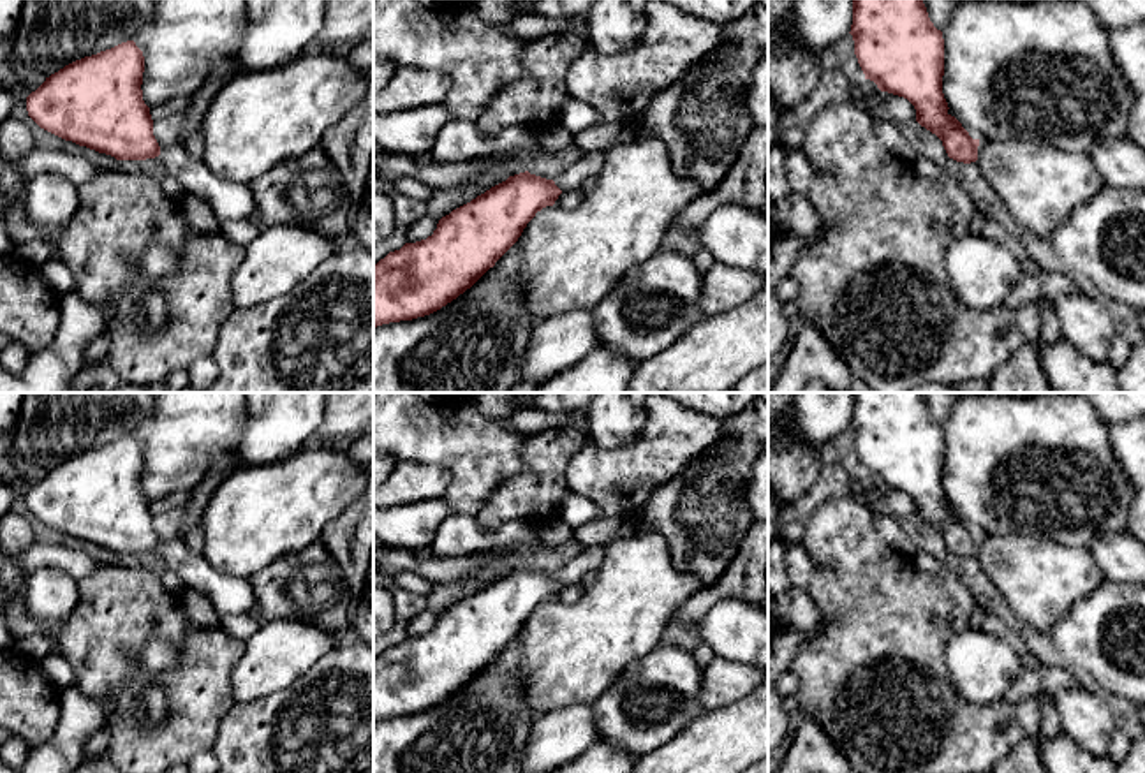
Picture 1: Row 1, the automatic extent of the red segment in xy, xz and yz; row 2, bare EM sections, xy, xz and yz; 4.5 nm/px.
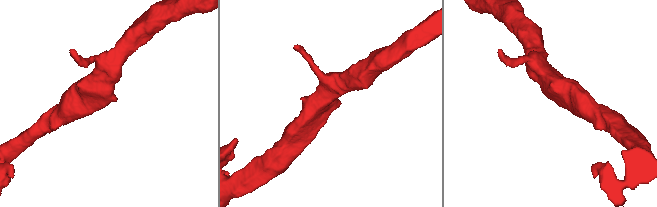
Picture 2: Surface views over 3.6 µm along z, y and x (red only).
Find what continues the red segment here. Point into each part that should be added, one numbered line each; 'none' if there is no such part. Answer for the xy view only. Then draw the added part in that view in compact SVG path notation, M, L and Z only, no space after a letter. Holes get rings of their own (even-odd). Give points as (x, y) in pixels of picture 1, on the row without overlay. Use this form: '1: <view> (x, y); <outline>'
1: xy (229, 594); M185 539L160 544L160 558L188 588L203 593L224 615L254 613L255 593L250 579L215 569L203 555L187 546Z

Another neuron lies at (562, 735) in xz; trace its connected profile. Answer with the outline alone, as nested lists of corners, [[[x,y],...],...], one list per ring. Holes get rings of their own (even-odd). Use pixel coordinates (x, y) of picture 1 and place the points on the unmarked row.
[[[590,703],[551,710],[534,724],[518,773],[551,773],[599,741]]]

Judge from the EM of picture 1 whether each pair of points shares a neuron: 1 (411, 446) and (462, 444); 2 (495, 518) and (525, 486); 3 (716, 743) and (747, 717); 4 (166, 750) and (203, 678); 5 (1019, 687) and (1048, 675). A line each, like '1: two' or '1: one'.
1: one
2: one
3: one
4: one
5: one

